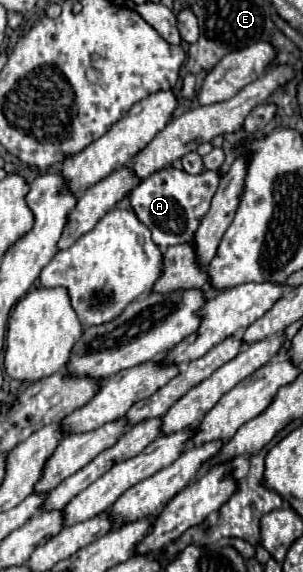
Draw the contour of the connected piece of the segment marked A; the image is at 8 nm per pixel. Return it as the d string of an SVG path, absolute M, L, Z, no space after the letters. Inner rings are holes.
M164 167L154 171L150 177L142 179L130 191L130 207L136 217L150 229L152 241L164 251L164 247L188 243L200 225L200 219L208 211L208 203L216 193L220 175L216 171L206 171L200 175L184 173L182 169Z

